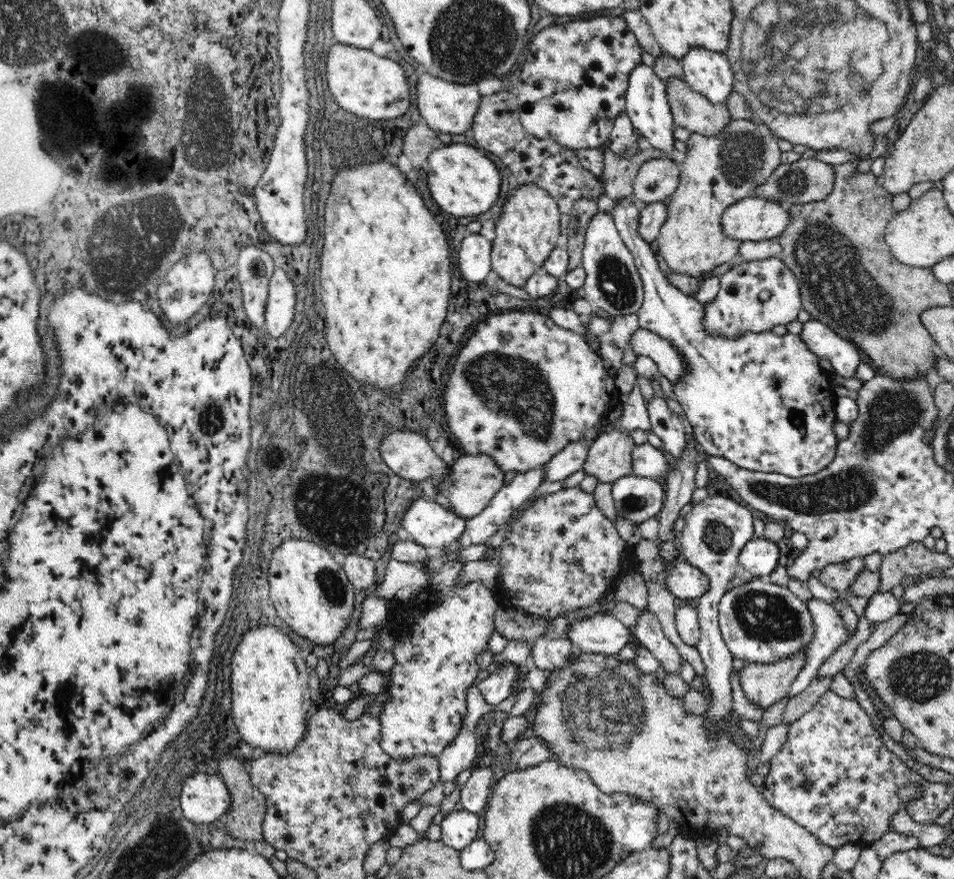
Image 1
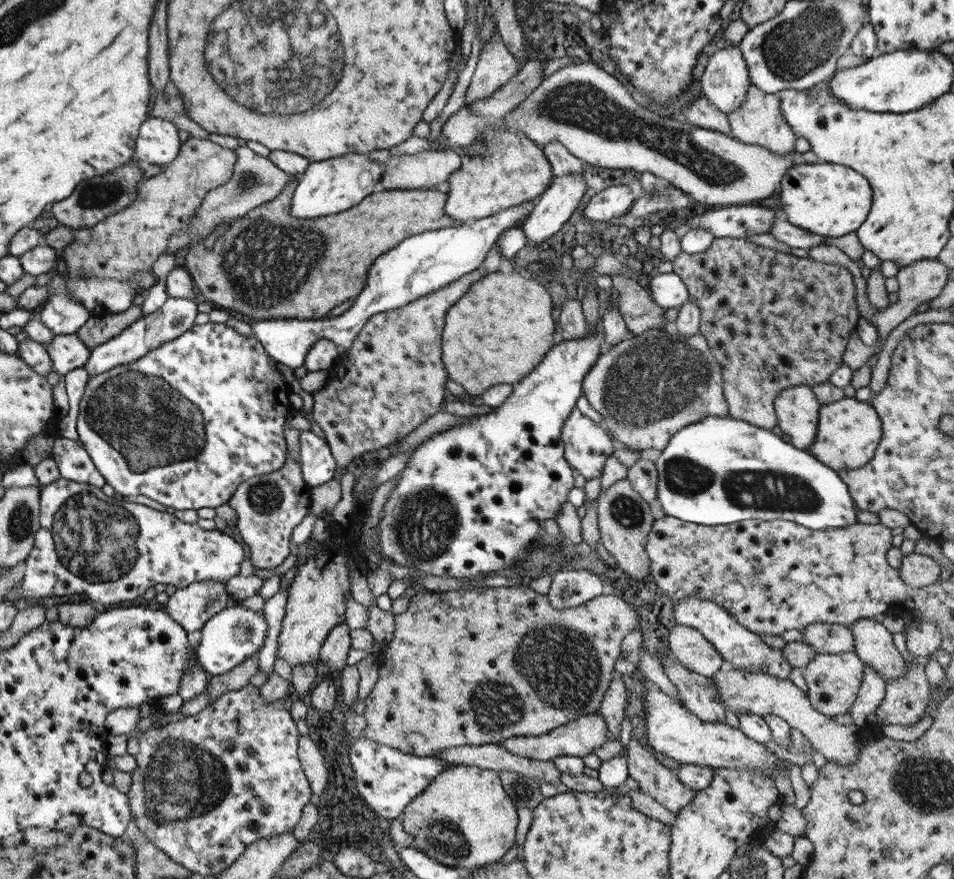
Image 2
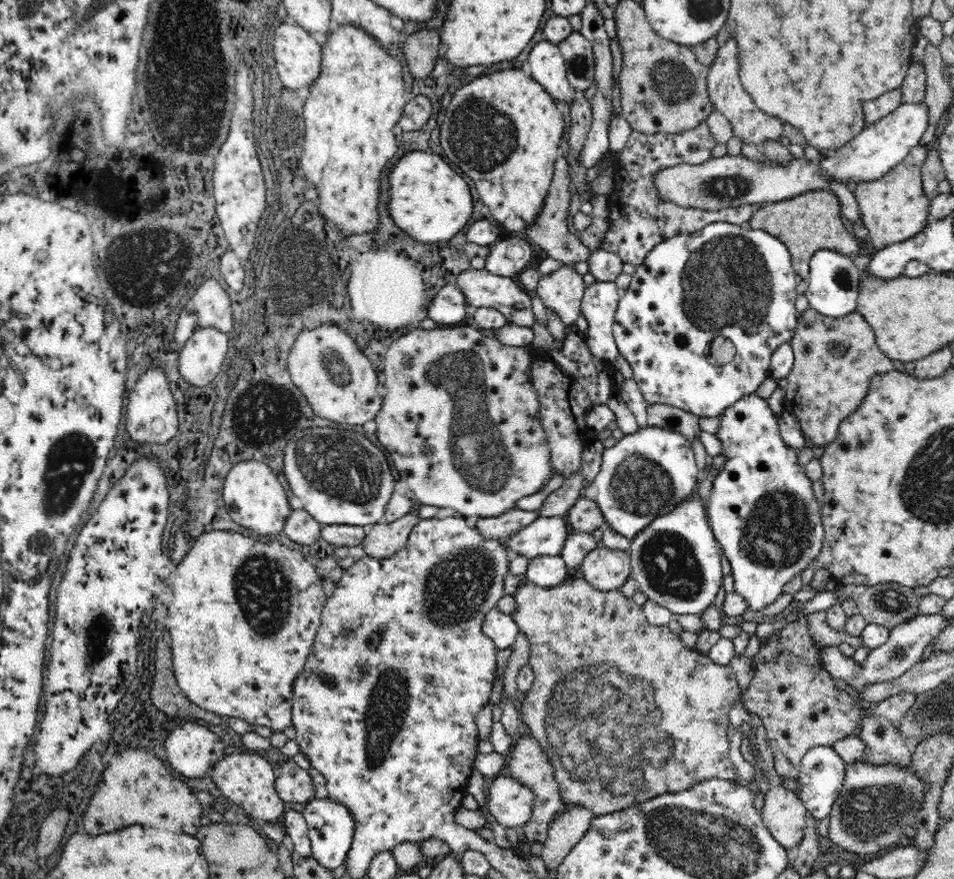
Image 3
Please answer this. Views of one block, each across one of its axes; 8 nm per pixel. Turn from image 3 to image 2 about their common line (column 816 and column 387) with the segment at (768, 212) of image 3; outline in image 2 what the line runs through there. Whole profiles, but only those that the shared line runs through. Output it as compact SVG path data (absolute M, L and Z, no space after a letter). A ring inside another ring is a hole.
M293 180L281 190L271 202L265 202L253 210L249 210L243 218L233 222L219 238L215 240L211 250L205 250L203 244L195 244L185 248L181 254L181 266L193 278L195 290L201 300L209 302L213 308L221 308L227 312L239 312L245 320L257 318L261 320L321 320L335 306L345 300L357 298L367 280L369 266L385 252L393 250L405 238L457 226L445 214L447 192L437 190L387 190L375 192L363 198L357 206L343 210L333 216L321 218L295 218L291 214L291 196L297 188L299 180Z

